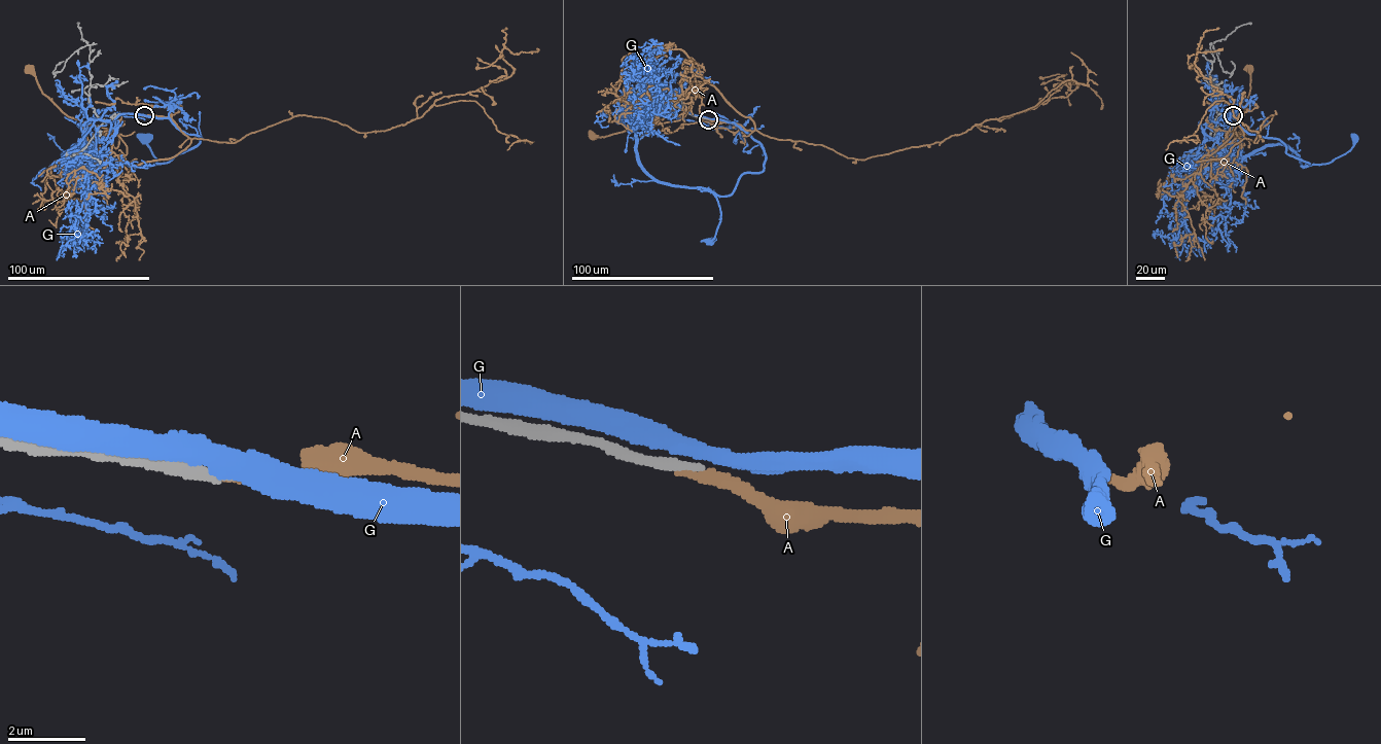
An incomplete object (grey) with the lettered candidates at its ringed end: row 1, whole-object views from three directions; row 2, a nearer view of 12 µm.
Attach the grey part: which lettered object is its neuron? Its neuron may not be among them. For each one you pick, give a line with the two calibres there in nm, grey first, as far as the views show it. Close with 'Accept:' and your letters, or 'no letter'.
A: calibres 280 and 220 nm
Accept: A

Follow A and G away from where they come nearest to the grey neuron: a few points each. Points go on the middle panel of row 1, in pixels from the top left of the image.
A: (708, 119), (754, 130), (754, 122), (714, 86), (694, 81), (686, 91), (691, 107), (679, 120), (592, 136)
G: (708, 118), (738, 126), (766, 156), (762, 171), (743, 173), (730, 195), (715, 195), (720, 221), (711, 241)

